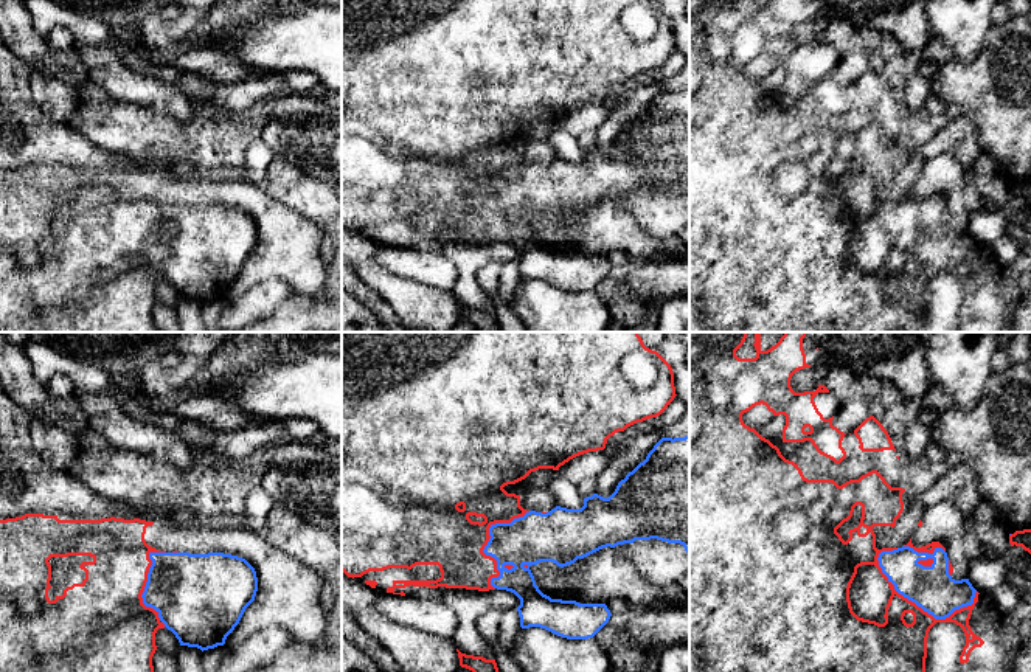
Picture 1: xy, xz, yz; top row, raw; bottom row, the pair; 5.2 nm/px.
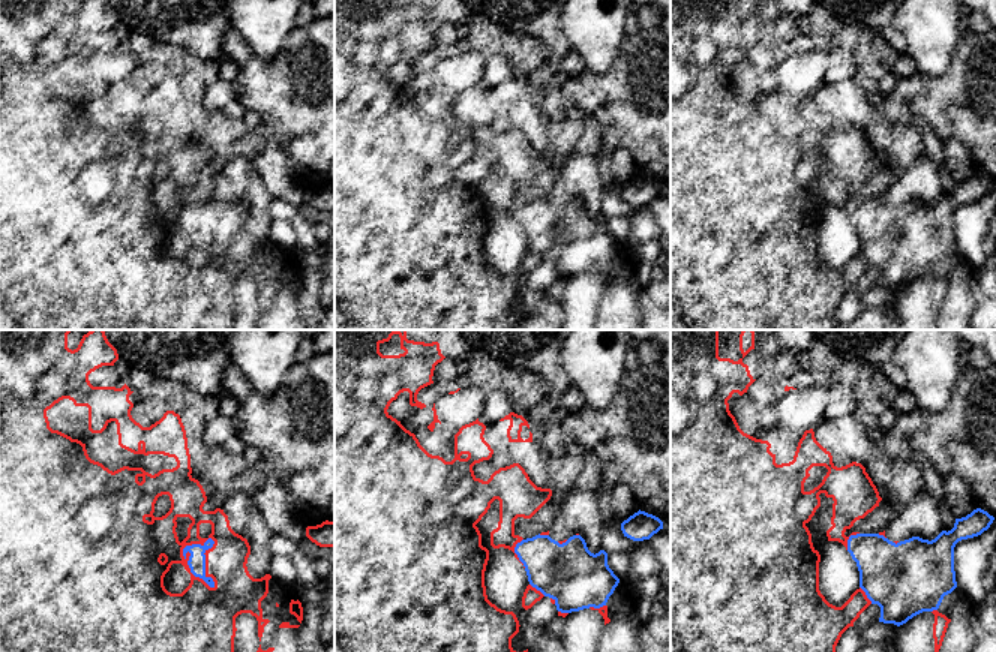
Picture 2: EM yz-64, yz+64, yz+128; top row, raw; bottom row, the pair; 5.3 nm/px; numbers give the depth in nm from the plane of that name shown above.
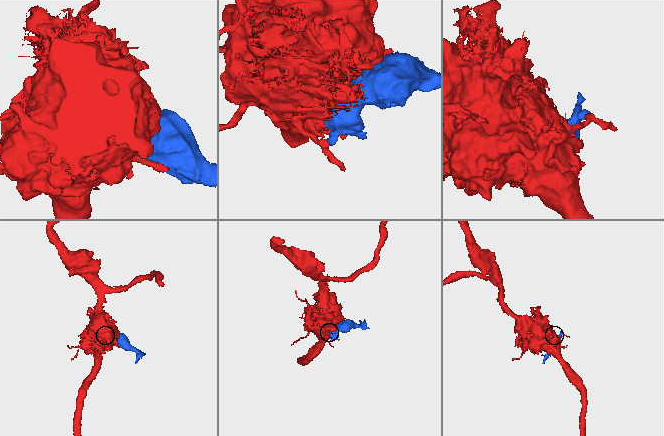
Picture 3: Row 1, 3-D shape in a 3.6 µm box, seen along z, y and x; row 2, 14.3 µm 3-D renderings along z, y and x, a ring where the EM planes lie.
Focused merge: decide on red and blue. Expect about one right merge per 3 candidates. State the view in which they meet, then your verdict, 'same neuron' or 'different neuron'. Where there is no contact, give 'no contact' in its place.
meets red in yz; different neuron

